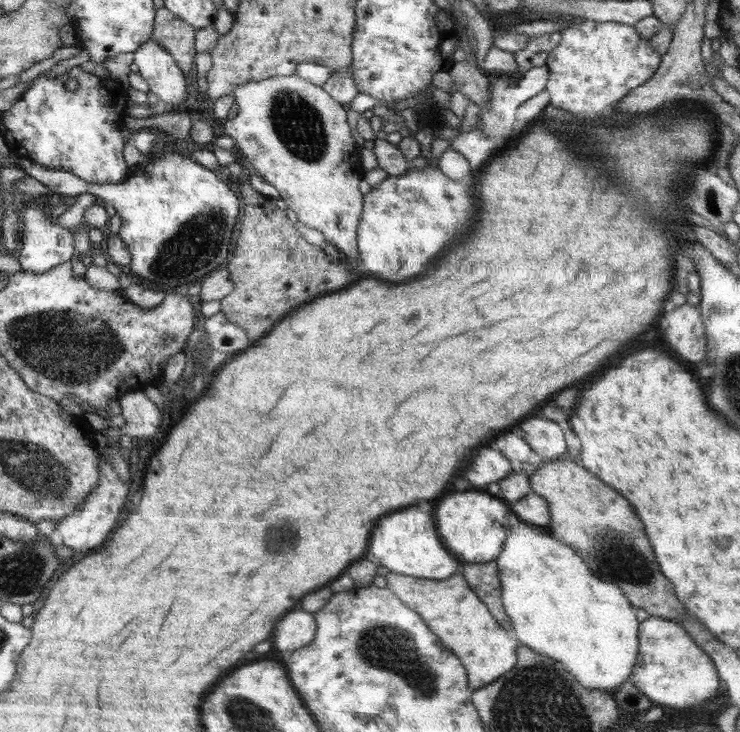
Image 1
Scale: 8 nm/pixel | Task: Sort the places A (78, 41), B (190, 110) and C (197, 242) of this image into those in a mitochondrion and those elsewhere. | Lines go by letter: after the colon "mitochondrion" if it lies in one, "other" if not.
A: other
B: other
C: mitochondrion

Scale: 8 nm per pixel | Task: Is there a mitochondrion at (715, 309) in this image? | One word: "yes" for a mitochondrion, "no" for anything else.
yes

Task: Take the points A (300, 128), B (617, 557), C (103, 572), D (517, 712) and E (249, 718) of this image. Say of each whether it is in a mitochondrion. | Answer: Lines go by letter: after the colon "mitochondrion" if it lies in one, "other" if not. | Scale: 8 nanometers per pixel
A: mitochondrion
B: mitochondrion
C: other
D: mitochondrion
E: mitochondrion

